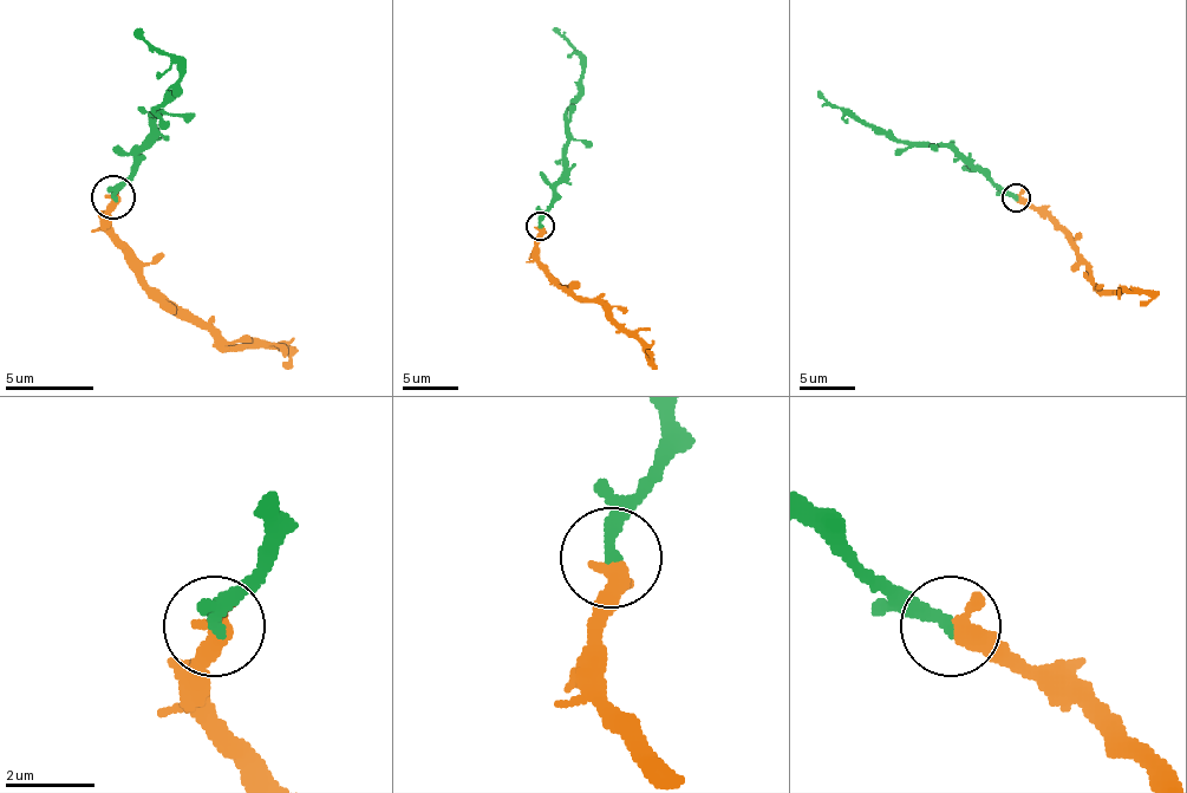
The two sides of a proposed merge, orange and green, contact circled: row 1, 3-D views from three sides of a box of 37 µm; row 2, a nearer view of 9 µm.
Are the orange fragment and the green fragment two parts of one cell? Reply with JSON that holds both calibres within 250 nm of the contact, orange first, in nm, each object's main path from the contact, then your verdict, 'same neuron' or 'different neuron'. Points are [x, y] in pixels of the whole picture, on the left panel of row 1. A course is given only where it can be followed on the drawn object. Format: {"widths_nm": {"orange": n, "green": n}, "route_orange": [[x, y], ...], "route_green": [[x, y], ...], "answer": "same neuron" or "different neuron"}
{"widths_nm": {"orange": 500, "green": 320}, "route_orange": [[115, 196], [110, 235], [136, 271], [197, 319], [224, 345], [276, 345], [289, 358], [281, 368]], "route_green": [[115, 196], [149, 143], [154, 112], [180, 82], [180, 69], [136, 28]], "answer": "same neuron"}

